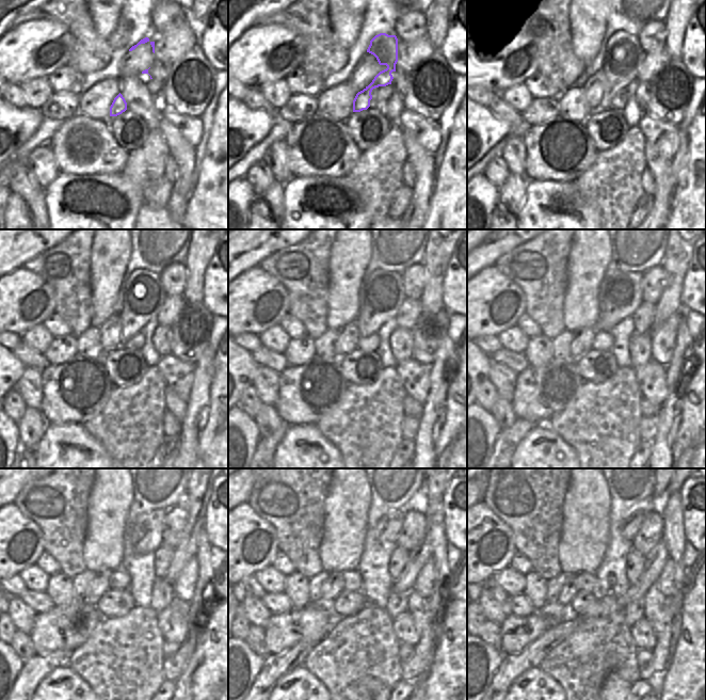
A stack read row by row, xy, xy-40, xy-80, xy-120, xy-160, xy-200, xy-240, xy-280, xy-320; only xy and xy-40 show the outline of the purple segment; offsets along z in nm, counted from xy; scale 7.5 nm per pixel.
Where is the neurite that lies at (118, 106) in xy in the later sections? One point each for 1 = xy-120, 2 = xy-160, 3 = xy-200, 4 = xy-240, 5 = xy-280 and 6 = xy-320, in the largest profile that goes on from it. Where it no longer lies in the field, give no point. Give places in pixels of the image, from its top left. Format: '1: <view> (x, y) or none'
1: xy-120 (145, 293)
2: xy-160 (384, 290)
3: xy-200 (623, 291)
4: xy-240 (146, 529)
5: xy-280 (388, 527)
6: xy-320 (631, 523)

